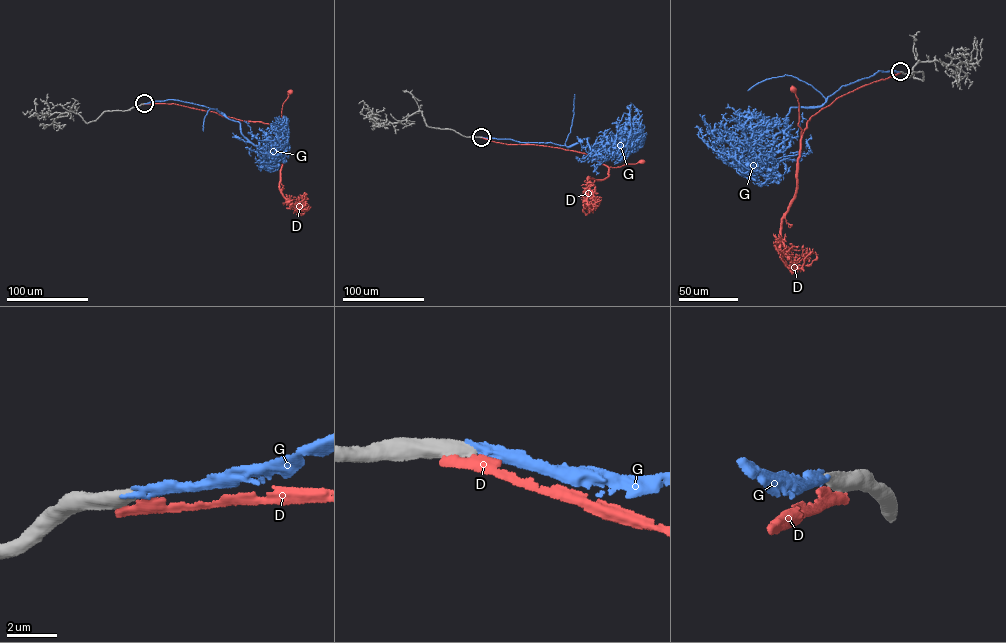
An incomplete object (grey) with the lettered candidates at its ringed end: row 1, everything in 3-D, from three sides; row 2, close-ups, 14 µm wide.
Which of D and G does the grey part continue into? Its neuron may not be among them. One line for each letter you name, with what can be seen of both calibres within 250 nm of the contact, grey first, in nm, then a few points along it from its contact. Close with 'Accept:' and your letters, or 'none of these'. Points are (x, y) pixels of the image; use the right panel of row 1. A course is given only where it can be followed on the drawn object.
G: Thickness 500 nm (grey) against 260 nm. Its course: (900, 71), (843, 86), (821, 106), (791, 108), (781, 149), (742, 165), (700, 114)
Accept: G

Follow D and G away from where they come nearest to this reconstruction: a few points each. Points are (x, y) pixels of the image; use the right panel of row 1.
D: (900, 72), (836, 99), (810, 117), (801, 135), (798, 99), (793, 89)
G: (900, 71), (843, 86), (821, 106), (791, 108), (781, 149), (742, 165), (700, 114)

